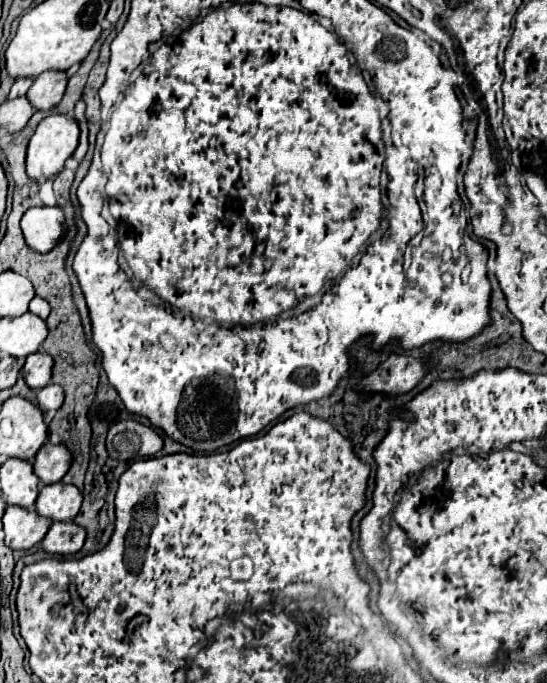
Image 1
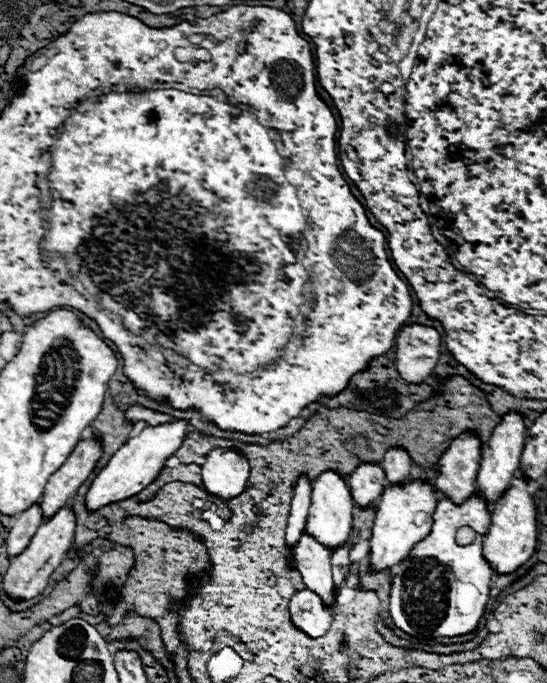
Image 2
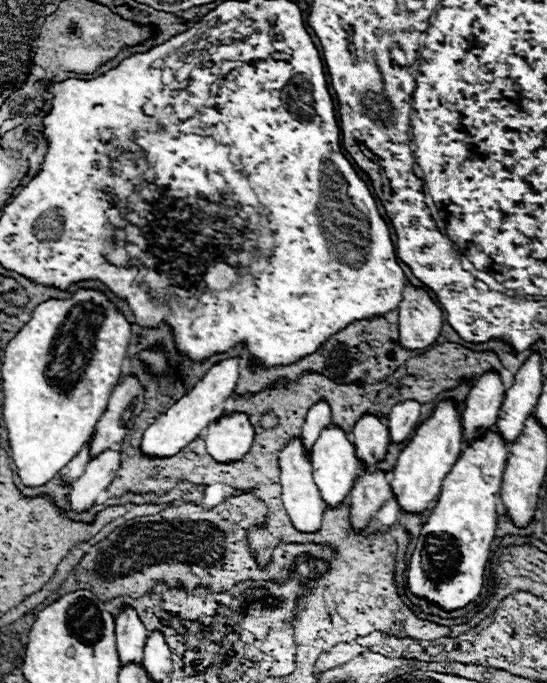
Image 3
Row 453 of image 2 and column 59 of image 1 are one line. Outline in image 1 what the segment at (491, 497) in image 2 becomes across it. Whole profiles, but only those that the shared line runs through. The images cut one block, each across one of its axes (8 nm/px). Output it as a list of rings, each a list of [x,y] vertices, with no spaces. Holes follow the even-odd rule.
[[[56,482],[52,486],[44,486],[36,500],[36,512],[54,522],[72,520],[82,504],[82,492],[72,484]]]

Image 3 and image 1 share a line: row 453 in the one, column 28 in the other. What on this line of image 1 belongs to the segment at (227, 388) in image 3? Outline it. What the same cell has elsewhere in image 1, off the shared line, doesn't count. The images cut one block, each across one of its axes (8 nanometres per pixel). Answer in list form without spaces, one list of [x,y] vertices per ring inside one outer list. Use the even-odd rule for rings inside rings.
[[[52,114],[52,116],[44,118],[28,142],[28,150],[26,150],[28,178],[32,178],[34,182],[44,182],[44,180],[50,180],[52,176],[58,176],[64,170],[64,162],[74,154],[74,150],[78,146],[78,134],[80,134],[78,124],[70,116]]]

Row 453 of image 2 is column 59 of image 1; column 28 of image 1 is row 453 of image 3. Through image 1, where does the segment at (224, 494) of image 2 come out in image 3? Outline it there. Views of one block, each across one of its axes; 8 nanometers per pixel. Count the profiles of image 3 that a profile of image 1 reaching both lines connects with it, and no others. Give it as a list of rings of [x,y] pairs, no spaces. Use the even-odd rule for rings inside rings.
[[[246,414],[222,416],[208,428],[206,448],[208,454],[222,464],[242,460],[254,442],[254,430]]]

